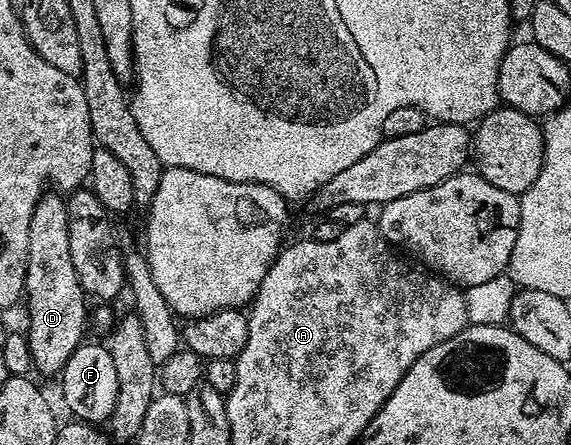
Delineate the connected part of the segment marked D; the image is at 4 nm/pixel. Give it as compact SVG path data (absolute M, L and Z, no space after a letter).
M45 193L34 205L34 217L30 217L30 245L26 257L26 277L23 298L28 299L28 328L32 366L44 375L59 376L70 353L85 342L84 326L90 323L90 307L84 304L86 294L74 273L74 261L70 261L70 217L68 200L60 193Z

